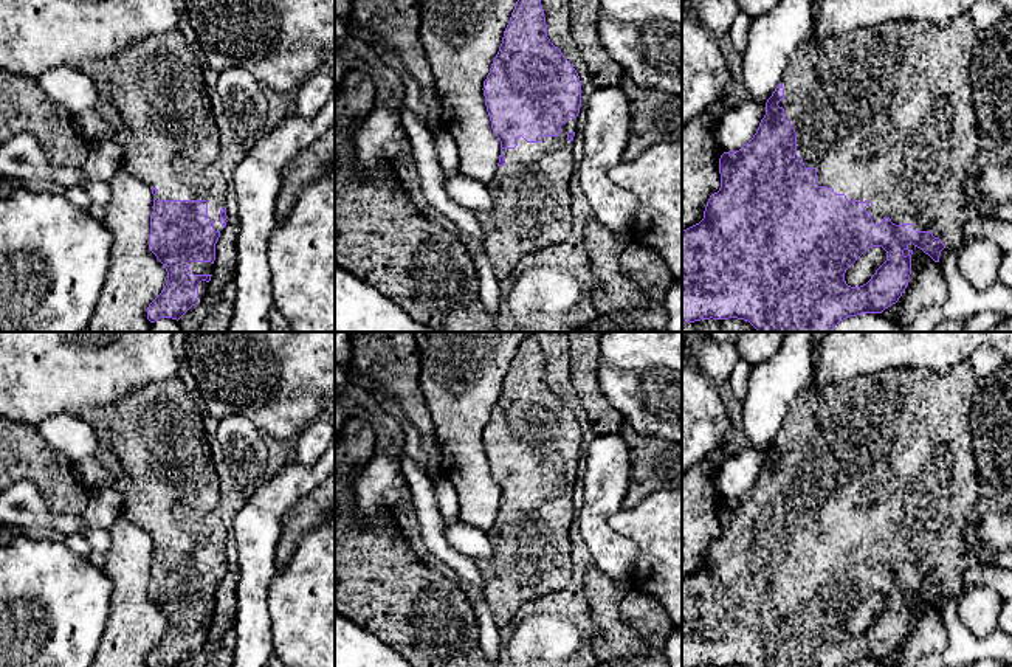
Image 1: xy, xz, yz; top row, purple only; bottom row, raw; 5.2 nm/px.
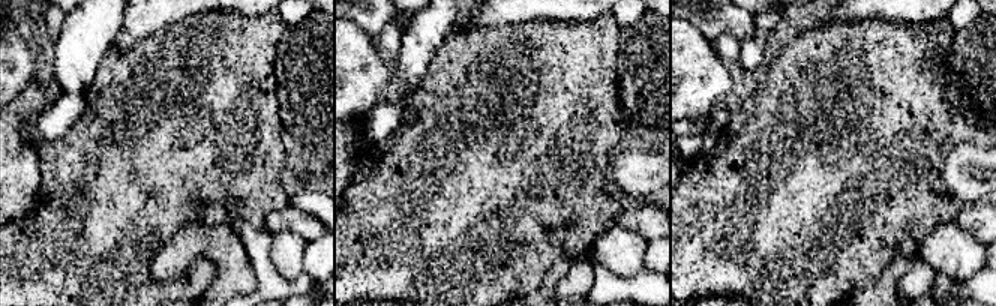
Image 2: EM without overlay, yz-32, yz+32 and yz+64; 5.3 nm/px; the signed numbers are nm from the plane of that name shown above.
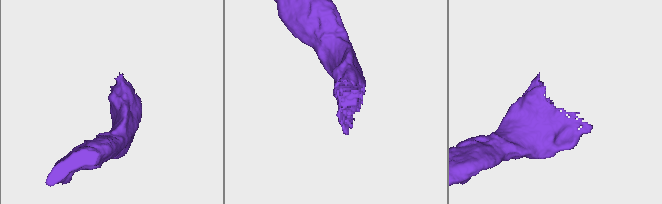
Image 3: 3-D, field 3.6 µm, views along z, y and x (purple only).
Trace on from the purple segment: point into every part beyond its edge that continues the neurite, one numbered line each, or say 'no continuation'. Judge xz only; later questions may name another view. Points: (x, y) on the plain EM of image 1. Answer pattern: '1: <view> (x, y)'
1: xz (530, 559)

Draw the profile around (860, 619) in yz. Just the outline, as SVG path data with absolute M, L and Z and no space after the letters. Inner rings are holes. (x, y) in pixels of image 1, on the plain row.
M882 594L868 596L845 620L845 628L851 634L866 631L876 617L886 608L886 599Z

